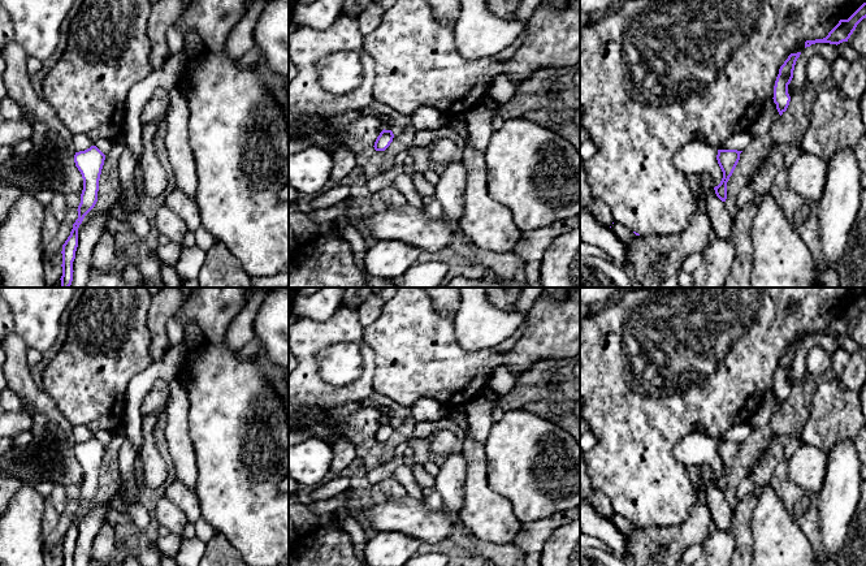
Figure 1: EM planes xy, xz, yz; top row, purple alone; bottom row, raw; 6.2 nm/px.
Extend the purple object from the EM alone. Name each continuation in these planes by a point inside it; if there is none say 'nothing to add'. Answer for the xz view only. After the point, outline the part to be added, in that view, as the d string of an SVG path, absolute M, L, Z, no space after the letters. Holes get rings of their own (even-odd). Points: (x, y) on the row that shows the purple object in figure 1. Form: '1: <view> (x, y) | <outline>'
nothing to add

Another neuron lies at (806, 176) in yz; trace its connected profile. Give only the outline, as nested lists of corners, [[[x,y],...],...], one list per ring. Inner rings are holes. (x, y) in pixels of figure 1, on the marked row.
[[[801,152],[787,168],[788,185],[806,202],[819,202],[826,186],[828,161],[813,155]]]

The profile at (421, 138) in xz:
[[[417,130],[415,133],[412,144],[416,147],[424,147],[434,142],[436,131]]]

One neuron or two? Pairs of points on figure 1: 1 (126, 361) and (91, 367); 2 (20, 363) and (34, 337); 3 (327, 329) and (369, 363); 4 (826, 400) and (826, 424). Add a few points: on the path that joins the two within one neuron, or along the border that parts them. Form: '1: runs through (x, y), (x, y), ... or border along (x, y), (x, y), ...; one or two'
1: runs through (117, 363), (100, 363); one
2: border along (14, 331), (27, 348); two
3: runs through (310, 359), (310, 376), (327, 393), (351, 393); one
4: runs through (826, 406), (826, 418); one

